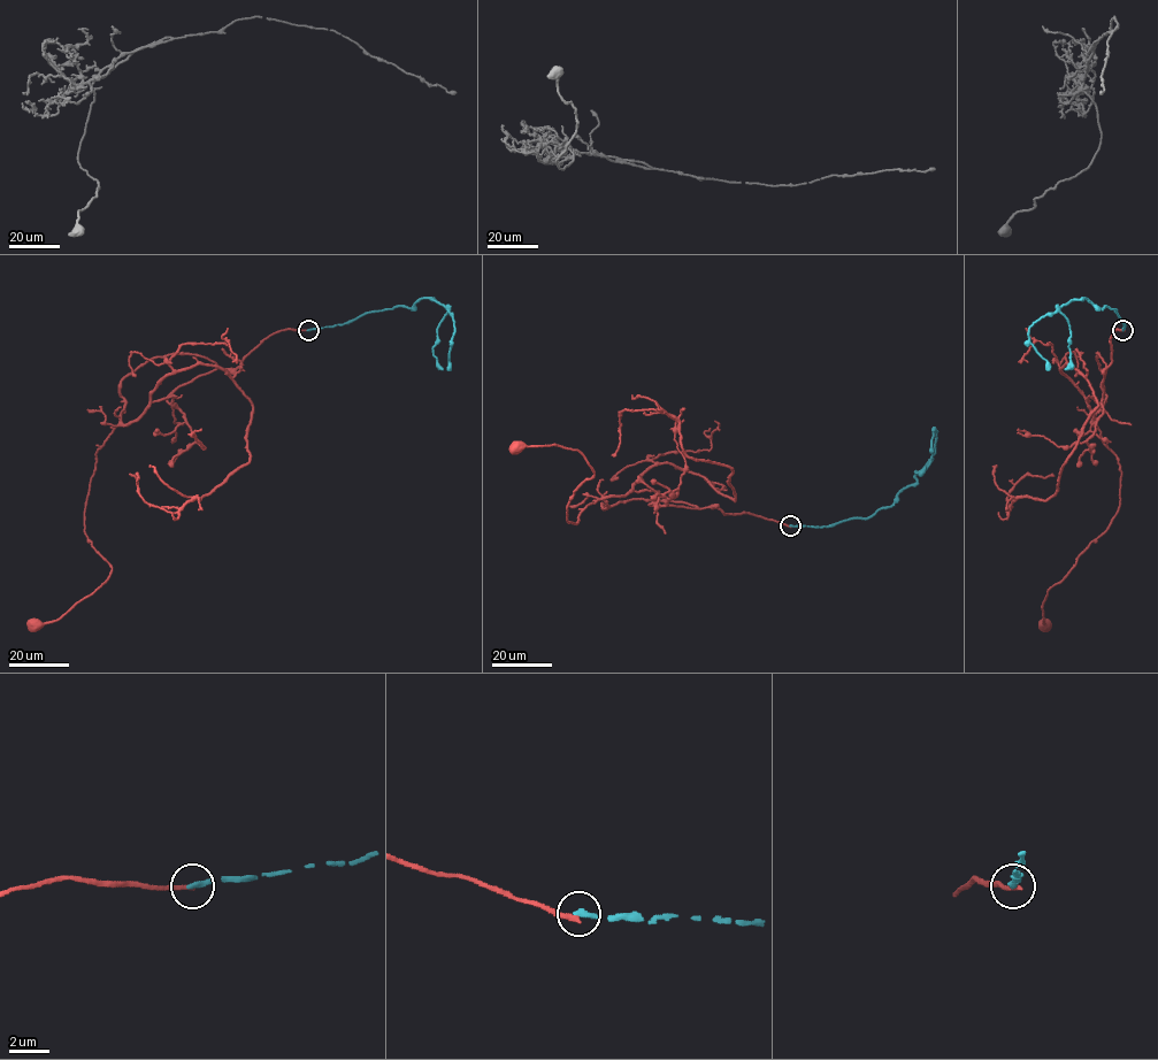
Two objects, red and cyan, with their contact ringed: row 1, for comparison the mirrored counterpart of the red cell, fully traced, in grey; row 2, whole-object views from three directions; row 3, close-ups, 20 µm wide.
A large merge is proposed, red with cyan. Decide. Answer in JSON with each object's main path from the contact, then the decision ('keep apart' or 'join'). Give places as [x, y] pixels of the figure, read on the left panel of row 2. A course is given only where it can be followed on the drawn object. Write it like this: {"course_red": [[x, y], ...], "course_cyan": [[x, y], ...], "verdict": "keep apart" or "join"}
{"course_red": [[308, 330], [271, 333], [236, 368], [116, 425], [85, 511], [109, 576], [32, 625]], "course_cyan": [[308, 330], [345, 324], [368, 313], [398, 306], [411, 308], [420, 299], [432, 298], [452, 315], [451, 370]], "verdict": "keep apart"}

